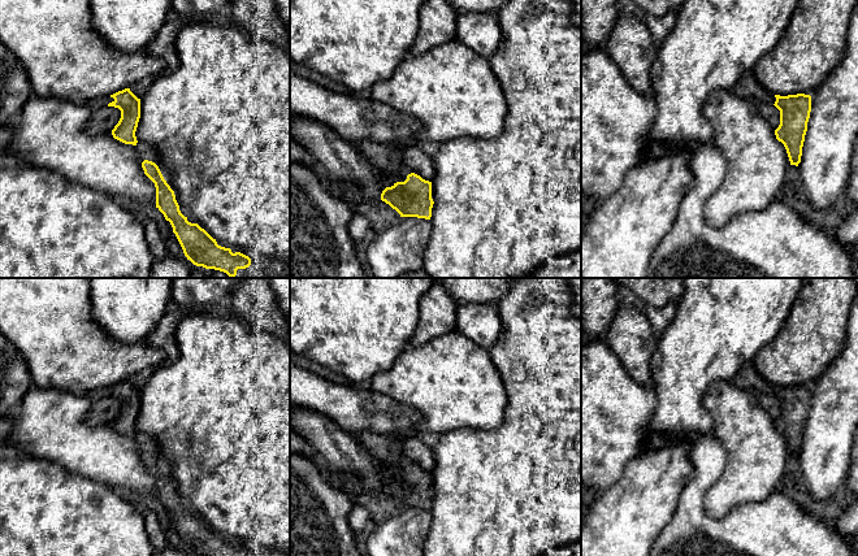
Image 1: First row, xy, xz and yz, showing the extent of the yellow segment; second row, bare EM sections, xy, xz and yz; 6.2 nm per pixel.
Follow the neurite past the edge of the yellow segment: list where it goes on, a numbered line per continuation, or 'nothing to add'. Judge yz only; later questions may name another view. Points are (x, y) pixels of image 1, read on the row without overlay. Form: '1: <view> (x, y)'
1: yz (748, 377)

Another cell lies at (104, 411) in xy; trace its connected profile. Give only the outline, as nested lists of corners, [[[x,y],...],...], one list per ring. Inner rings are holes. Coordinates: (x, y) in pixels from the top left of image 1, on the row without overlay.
[[[105,398],[91,403],[90,412],[87,413],[87,423],[91,426],[109,423],[114,420],[121,409],[121,401],[114,398]]]

